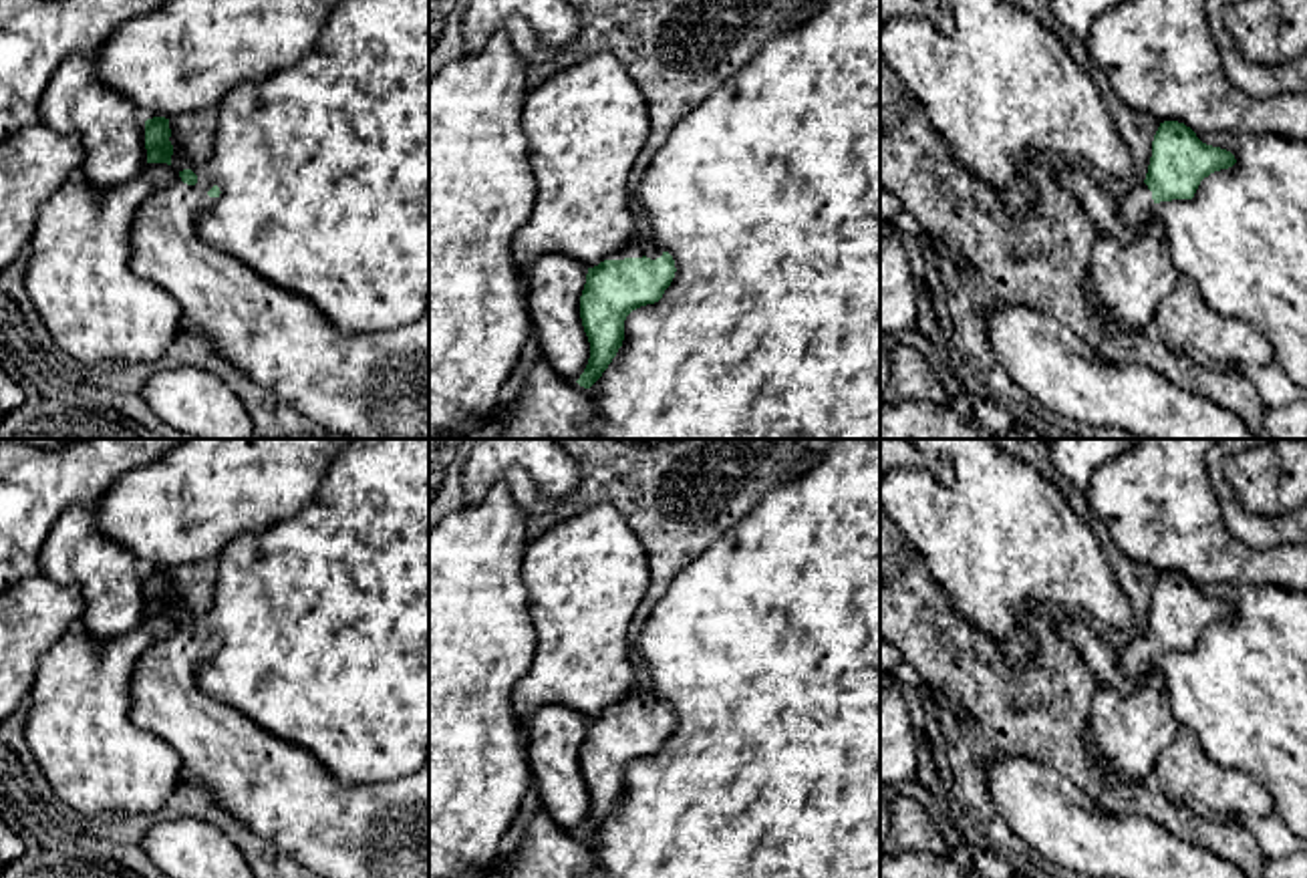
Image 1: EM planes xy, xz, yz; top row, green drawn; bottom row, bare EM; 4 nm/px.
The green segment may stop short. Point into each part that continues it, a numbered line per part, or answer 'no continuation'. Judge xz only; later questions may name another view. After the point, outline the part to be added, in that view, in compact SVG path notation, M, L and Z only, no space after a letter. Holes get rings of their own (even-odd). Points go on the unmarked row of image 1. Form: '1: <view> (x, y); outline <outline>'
1: xz (641, 697); outline M638 687L632 695L628 695L620 705L614 707L614 711L624 711L624 709L650 709L657 711L663 707L663 699L642 687Z

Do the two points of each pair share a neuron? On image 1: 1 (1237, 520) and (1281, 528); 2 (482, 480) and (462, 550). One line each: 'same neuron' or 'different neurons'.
1: same neuron
2: different neurons

